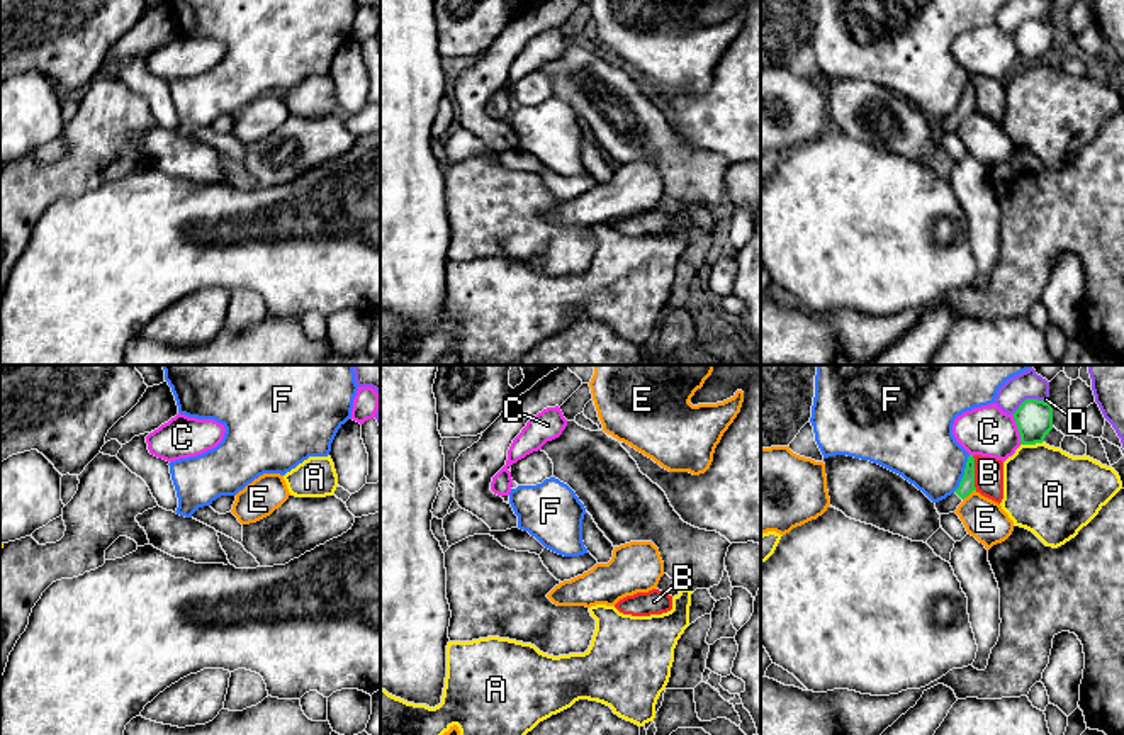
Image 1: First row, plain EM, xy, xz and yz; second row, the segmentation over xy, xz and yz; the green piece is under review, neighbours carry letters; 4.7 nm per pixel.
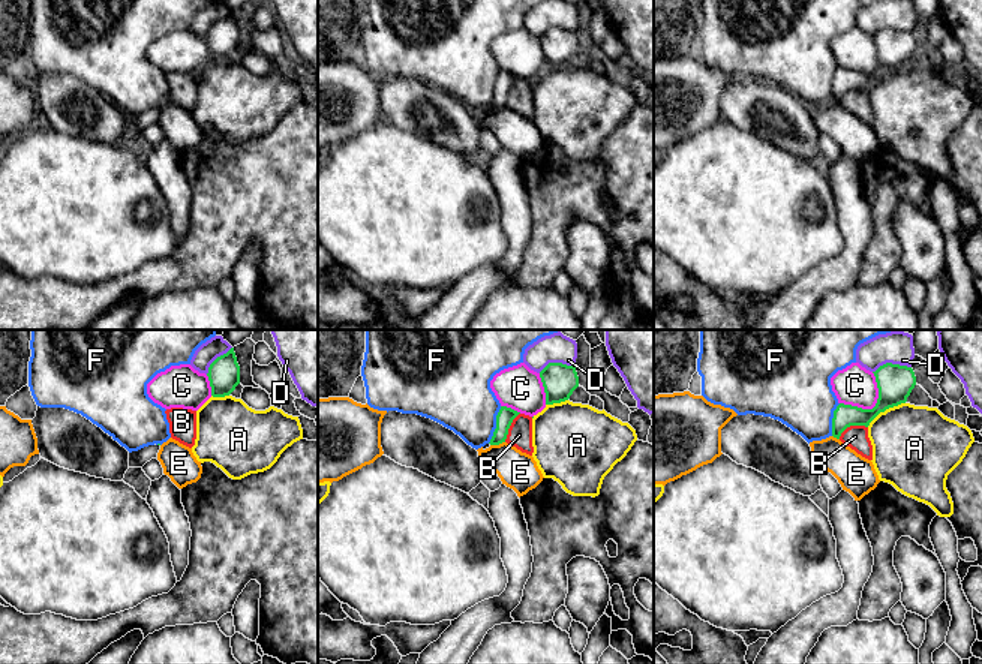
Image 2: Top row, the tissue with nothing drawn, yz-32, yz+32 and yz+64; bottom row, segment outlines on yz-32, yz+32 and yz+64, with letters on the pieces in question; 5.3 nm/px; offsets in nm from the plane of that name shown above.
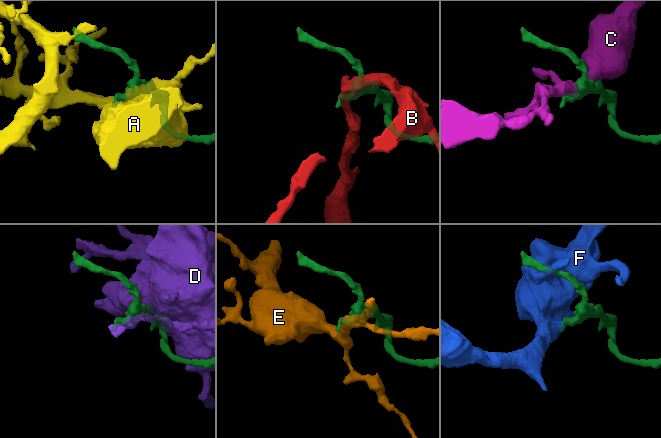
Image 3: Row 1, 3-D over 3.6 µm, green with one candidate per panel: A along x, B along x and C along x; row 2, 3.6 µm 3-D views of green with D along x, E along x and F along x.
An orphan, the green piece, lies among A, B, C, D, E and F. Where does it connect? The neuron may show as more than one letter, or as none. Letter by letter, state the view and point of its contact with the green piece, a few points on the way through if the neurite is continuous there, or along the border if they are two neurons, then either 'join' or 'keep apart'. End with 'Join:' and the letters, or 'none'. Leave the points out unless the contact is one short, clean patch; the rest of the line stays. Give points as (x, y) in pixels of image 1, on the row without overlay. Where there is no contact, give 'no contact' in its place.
A: yz (1031, 63) | along yz (1043, 60), (1033, 65), (1021, 65) | keep apart
B: yz (973, 94) | along yz (972, 77), (973, 106), (977, 109) | keep apart
C: yz (1017, 48) | keep apart
D: yz (1029, 19) | keep apart
E: yz (968, 114) | along yz (975, 109), (963, 119) | keep apart
F: yz (965, 94) | keep apart
Join: none

